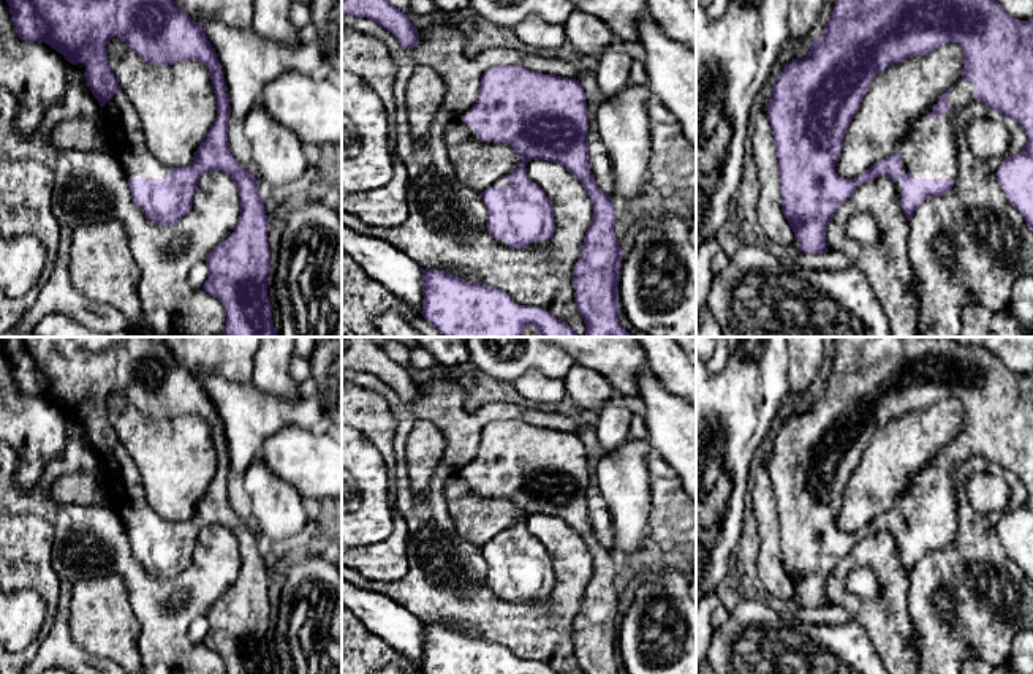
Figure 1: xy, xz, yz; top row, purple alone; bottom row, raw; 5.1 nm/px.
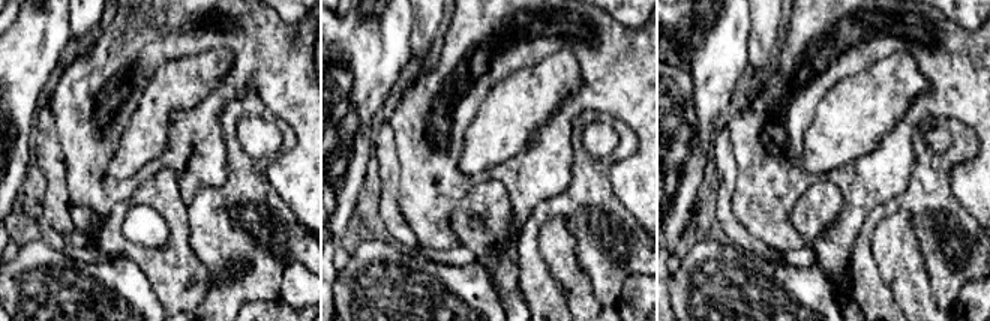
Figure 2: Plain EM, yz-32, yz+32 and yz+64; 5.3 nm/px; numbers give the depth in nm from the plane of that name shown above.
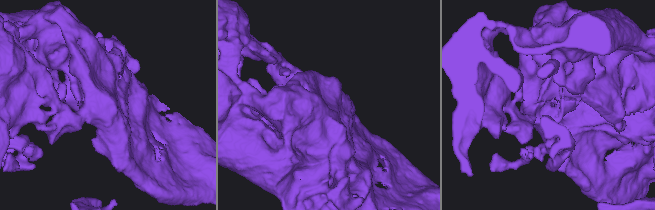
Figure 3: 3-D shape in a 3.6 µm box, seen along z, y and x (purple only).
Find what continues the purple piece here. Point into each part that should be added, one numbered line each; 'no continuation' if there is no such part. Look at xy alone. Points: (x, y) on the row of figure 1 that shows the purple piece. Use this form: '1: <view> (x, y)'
1: xy (128, 143)

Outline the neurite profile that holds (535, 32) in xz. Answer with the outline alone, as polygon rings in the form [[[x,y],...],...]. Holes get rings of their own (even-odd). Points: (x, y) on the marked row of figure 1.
[[[536,16],[524,19],[514,27],[514,33],[532,47],[557,49],[566,43],[566,33],[562,24],[551,24]]]

